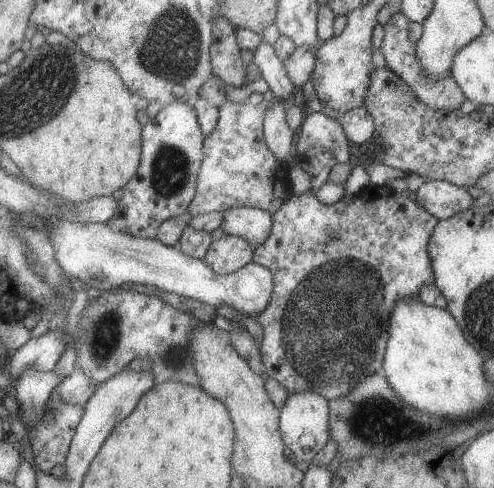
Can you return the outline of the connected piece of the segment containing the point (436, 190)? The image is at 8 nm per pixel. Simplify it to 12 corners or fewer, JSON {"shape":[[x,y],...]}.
{"shape":[[426,181],[417,203],[438,220],[473,206],[466,187]]}

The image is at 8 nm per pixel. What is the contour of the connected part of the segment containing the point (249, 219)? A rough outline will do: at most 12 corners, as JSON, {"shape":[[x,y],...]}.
{"shape":[[256,207],[222,212],[221,228],[256,248],[270,236],[272,215]]}

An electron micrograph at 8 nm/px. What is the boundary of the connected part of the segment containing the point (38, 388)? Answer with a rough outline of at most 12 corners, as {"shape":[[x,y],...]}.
{"shape":[[26,369],[16,394],[23,423],[46,413],[52,390],[64,380],[54,371]]}

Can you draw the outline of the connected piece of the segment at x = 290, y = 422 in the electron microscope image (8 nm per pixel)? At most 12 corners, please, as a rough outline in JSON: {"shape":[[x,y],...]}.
{"shape":[[290,395],[279,429],[294,461],[310,464],[331,439],[329,401]]}

